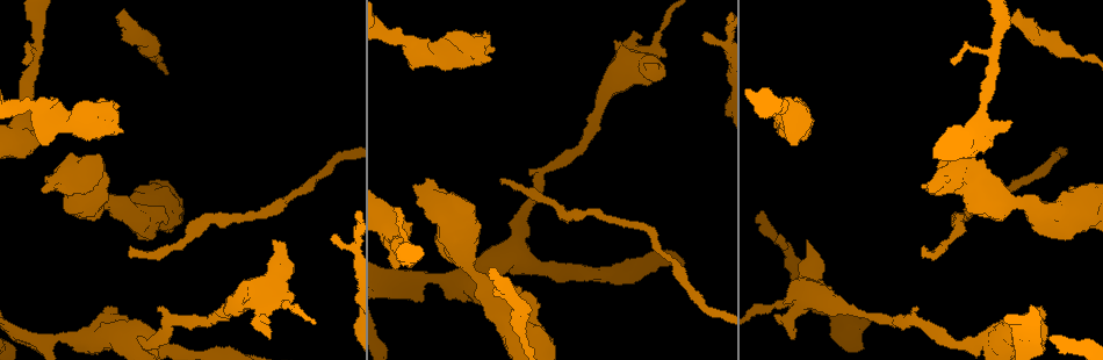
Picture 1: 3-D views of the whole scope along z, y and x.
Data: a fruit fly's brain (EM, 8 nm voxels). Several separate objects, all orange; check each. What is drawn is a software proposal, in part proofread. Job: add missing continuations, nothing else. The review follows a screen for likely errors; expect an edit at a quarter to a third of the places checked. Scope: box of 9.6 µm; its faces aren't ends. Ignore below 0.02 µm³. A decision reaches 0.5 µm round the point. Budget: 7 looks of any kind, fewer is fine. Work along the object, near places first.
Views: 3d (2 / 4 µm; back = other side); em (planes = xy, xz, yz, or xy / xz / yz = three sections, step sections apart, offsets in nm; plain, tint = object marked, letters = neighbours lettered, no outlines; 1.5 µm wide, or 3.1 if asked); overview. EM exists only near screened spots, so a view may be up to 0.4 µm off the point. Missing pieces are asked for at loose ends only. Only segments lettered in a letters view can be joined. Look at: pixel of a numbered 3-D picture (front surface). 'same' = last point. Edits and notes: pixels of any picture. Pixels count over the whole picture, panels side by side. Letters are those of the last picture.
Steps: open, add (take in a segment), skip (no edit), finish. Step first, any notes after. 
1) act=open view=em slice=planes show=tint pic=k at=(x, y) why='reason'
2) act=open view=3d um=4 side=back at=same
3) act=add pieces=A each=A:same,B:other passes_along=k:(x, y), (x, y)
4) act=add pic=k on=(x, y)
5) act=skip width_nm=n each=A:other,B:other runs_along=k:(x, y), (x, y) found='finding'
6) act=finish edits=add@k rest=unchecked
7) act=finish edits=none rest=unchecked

act=open view=3d um=4 pic=1 at=(395, 207)

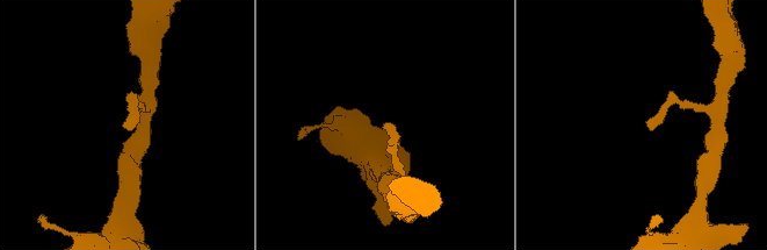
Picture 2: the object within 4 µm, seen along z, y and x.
act=open view=em slice=xy step=4 show=letters pic=2 at=(125, 123) why='shape alone is not enough'

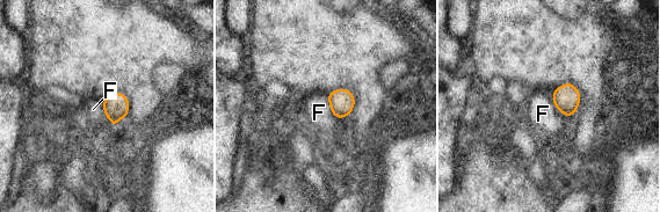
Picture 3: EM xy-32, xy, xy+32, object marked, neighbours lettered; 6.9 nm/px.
act=open view=em slice=planes show=letters at=same

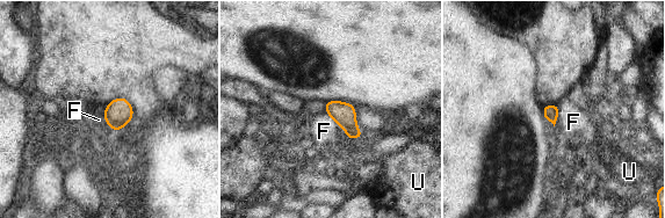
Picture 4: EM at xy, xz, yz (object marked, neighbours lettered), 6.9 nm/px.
act=skip width_nm=100 each=F:other,U:other border=4:(325, 110), (348, 138) found='none of them fits'

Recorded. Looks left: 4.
act=open view=3d um=2 pic=1 at=(42, 145) why='free end'

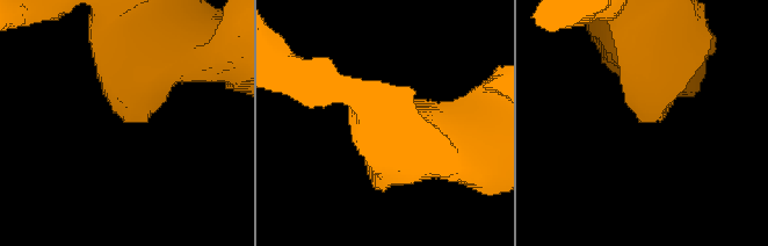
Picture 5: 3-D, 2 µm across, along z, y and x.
act=open view=em slice=planes show=letters pic=5 at=(641, 120)

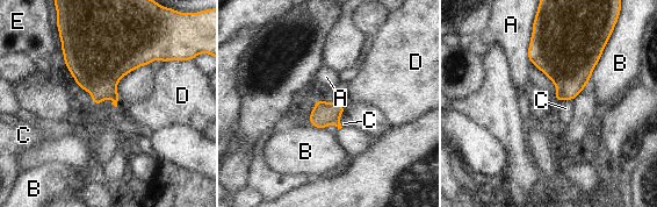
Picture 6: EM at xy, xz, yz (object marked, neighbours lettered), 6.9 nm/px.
act=skip each=A:other,B:other,C:other,D:other,E:other border=6:(344, 111), (340, 115), (341, 127) found='none of them fits'

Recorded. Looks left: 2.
act=finish edits=none rest=unchecked

